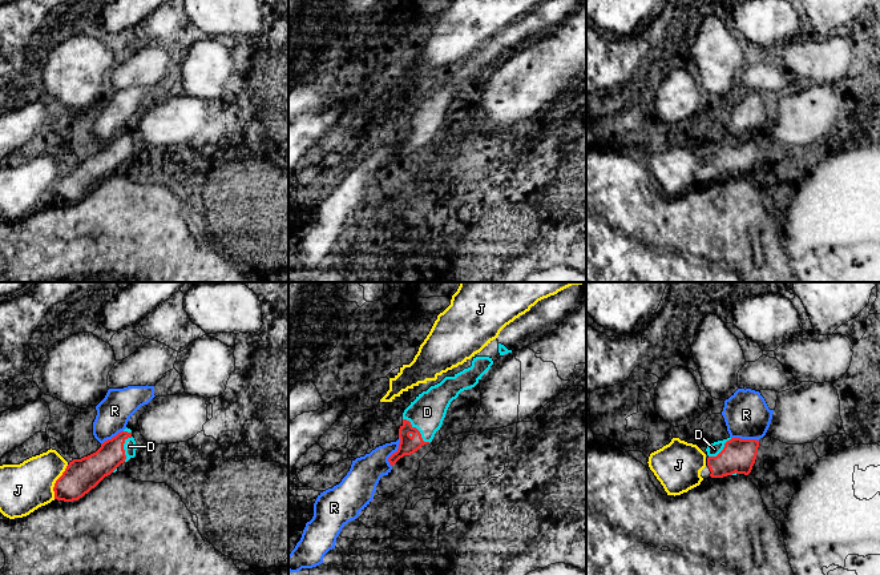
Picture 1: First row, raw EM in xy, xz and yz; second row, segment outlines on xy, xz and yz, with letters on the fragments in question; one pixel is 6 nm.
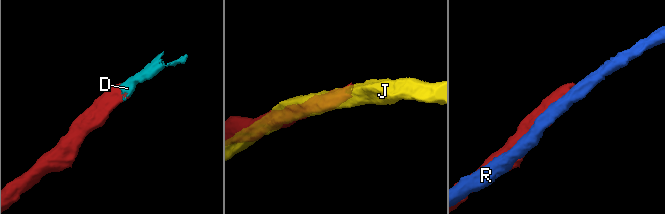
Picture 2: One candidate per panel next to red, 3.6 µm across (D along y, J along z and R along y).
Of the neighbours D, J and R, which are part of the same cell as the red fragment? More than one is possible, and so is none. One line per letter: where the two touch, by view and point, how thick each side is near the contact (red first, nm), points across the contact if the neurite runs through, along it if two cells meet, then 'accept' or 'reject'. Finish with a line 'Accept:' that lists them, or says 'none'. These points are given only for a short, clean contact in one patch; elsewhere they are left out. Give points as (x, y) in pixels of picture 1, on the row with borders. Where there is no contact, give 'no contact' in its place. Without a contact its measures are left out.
D: meets red in xz at (419, 431); 110 nm thick on the red side, 220 nm on the other; runs through xz (408, 445), (419, 431), (420, 421), (427, 411); accept
J: meets red in xy at (56, 482); 200 nm thick on the red side, 300 nm on the other; reject
R: meets red in xz at (396, 451); 110 nm thick on the red side, 190 nm on the other; reject
Accept: D

